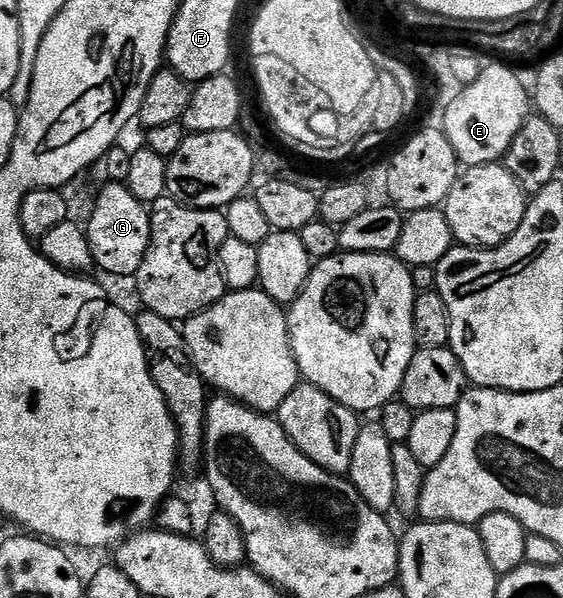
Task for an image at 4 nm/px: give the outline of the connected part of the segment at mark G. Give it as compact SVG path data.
M106 182L102 193L94 200L90 224L85 225L90 240L90 253L95 265L110 276L137 277L150 245L151 209L141 204L122 182Z

